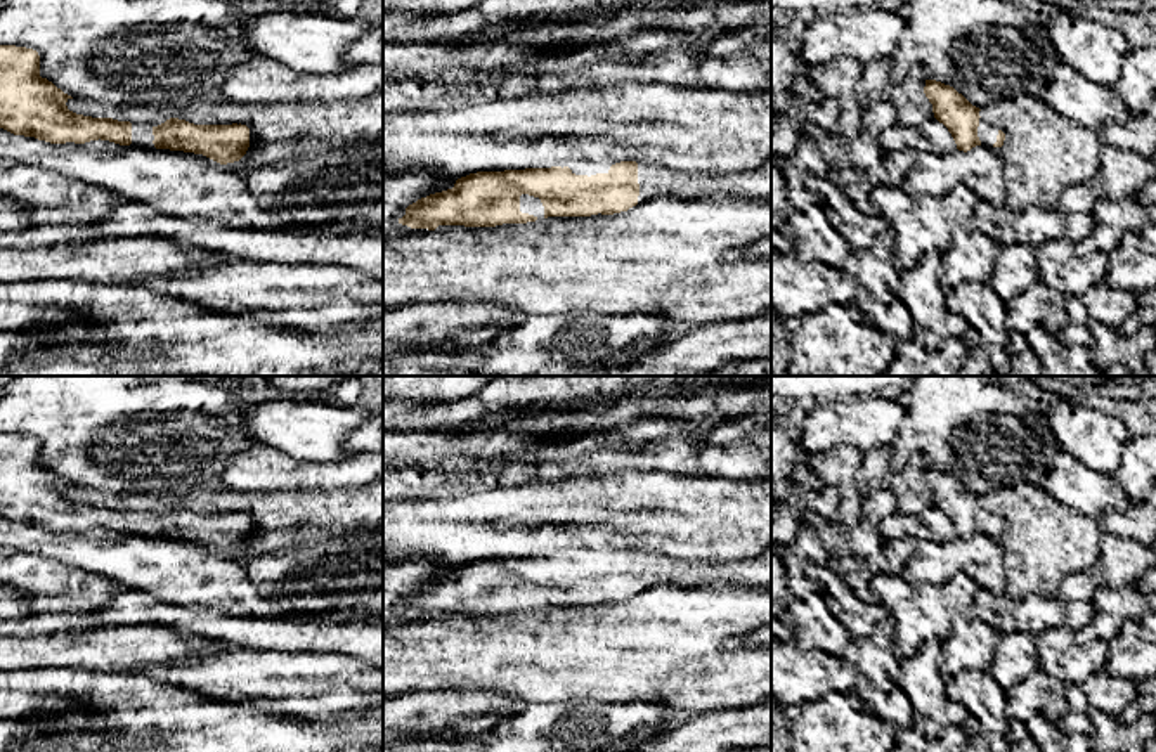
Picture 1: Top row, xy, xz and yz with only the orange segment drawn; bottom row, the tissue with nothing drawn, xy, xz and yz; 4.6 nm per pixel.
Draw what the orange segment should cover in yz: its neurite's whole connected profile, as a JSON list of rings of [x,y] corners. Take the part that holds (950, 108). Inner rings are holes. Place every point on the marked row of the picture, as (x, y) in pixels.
[[[925,80],[924,94],[932,104],[934,118],[951,133],[958,151],[971,151],[984,146],[1000,152],[1005,133],[979,116],[979,107],[972,106],[953,87],[936,80]]]

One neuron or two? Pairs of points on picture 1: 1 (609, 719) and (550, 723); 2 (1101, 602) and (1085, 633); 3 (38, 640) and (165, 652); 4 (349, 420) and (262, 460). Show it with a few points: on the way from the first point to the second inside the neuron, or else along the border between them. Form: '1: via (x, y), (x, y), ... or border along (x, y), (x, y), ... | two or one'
1: via (595, 723), (564, 723) | one
2: via (1103, 610), (1103, 617), (1094, 626) | one
3: via (70, 640), (89, 647), (134, 647) | one
4: border along (255, 440), (297, 460), (319, 463) | two

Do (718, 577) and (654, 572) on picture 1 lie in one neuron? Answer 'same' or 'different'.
same

